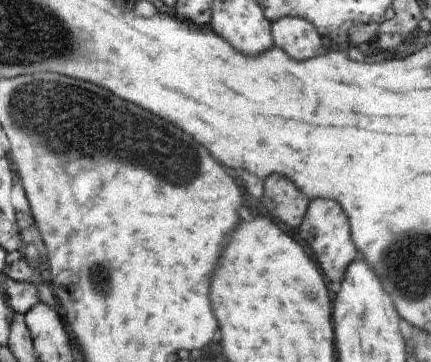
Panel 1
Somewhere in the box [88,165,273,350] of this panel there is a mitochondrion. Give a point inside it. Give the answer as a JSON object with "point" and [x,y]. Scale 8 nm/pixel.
{"point":[100,275]}

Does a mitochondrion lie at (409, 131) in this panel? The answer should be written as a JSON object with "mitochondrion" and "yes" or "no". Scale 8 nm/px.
{"mitochondrion":"no"}

